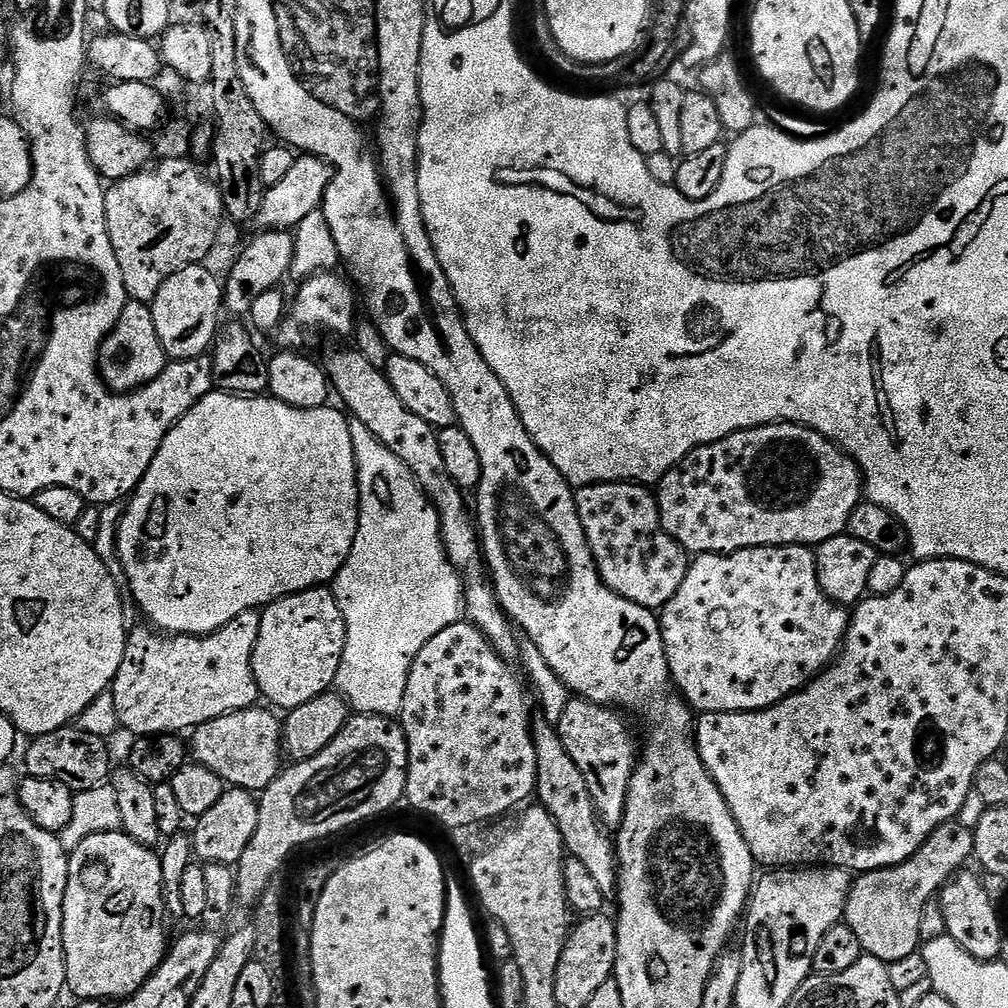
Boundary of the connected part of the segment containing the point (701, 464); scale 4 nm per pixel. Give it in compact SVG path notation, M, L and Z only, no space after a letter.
M783 422L779 424L759 424L756 428L747 428L746 430L742 430L741 432L735 432L734 434L730 434L726 438L722 438L718 442L714 442L713 444L703 444L701 448L695 448L691 454L686 457L683 462L678 465L676 468L671 468L669 472L664 475L664 479L659 481L658 484L658 499L660 502L660 511L664 517L664 525L668 529L669 532L675 536L676 540L679 541L681 545L686 550L691 550L696 554L703 554L706 552L737 552L738 550L742 550L743 548L779 548L785 544L802 544L805 546L819 546L827 542L830 538L834 538L835 536L842 536L848 532L848 523L850 522L852 515L859 505L862 503L862 497L866 492L866 481L862 475L862 471L860 469L860 465L856 463L855 460L852 459L851 456L848 455L844 449L839 448L837 444L832 443L831 440L826 439L822 434L818 434L813 428L807 428L804 424L785 424Z

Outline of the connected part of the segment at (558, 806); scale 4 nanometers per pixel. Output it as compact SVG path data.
M546 719L535 721L532 737L538 754L535 799L539 807L545 808L554 818L554 822L558 822L558 830L564 839L567 855L578 858L578 862L582 862L582 866L586 866L586 871L594 877L594 882L598 882L598 890L602 890L604 897L611 897L618 888L616 849L613 837L606 831L605 825L598 822L596 807L586 786L586 778L582 770L574 766L566 746L562 746L559 731Z

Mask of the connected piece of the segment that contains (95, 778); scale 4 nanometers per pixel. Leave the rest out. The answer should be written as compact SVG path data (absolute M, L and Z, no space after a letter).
M79 726L59 728L50 734L42 734L31 741L24 752L24 772L34 778L50 778L54 782L66 782L72 792L85 792L99 788L113 771L112 756L108 753L109 741L98 734L90 734Z

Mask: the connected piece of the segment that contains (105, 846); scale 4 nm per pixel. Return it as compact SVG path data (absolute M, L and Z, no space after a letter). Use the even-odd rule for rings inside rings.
M122 830L114 832L103 832L86 838L68 856L68 881L66 882L66 894L64 895L64 921L62 922L62 934L64 935L64 957L66 958L66 988L69 993L76 995L77 1001L99 1000L107 1002L119 1002L129 998L155 974L156 968L167 956L170 947L170 936L168 940L168 928L164 925L166 921L166 905L164 903L164 883L162 882L162 866L159 855L149 845L139 844L134 838L130 838Z

